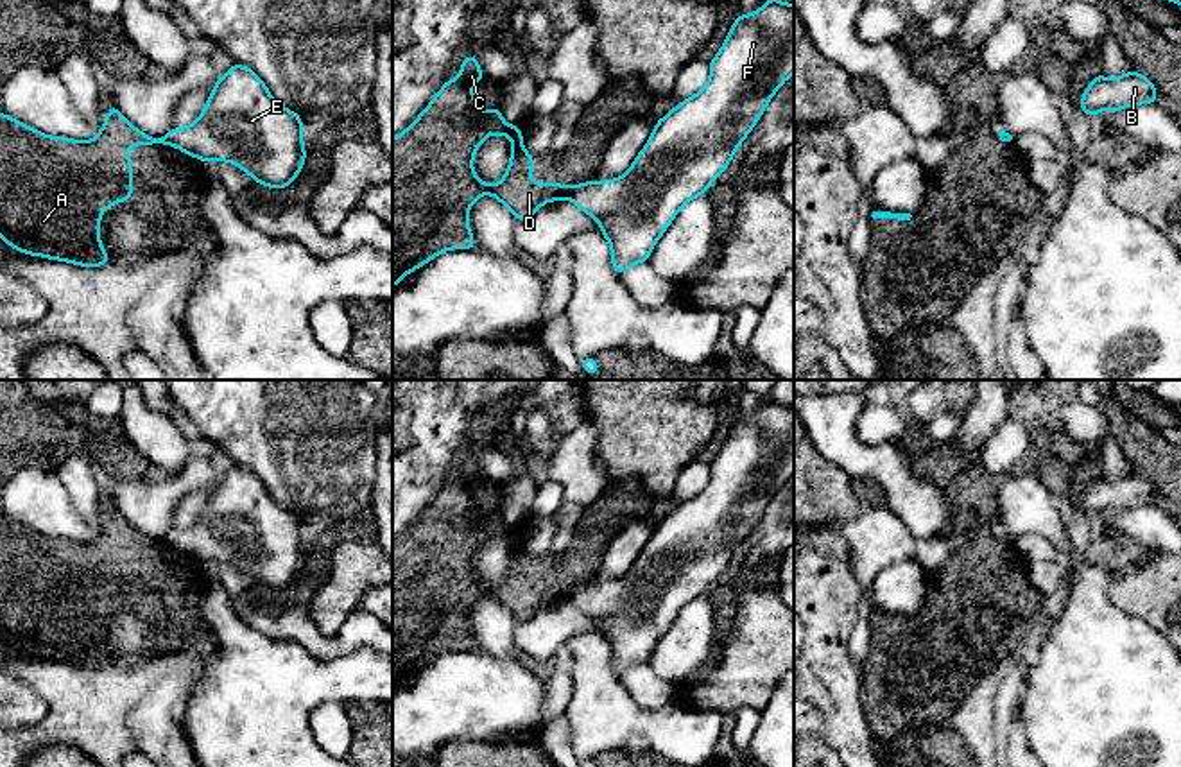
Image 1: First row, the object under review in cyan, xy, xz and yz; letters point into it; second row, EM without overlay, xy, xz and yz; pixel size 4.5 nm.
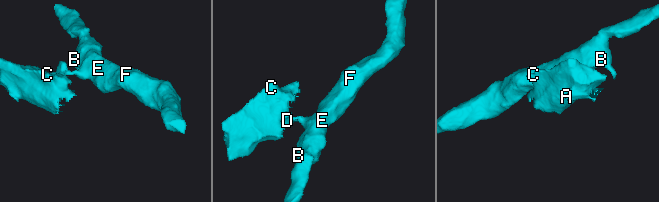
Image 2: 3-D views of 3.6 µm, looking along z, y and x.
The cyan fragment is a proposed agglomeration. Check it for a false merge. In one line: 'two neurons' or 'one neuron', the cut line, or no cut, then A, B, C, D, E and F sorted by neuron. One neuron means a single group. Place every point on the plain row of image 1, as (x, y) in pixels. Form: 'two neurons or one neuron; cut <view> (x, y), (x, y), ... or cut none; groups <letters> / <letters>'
two neurons; cut xz (568, 590), (565, 599); groups A C D / B E F

